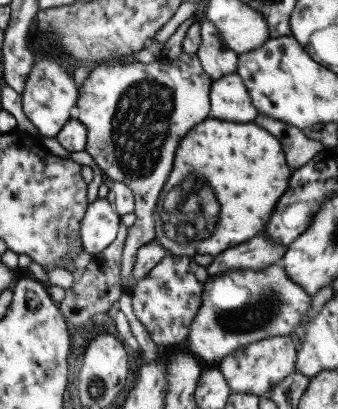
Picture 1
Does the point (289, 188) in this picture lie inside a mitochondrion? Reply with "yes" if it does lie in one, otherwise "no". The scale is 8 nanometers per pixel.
no

